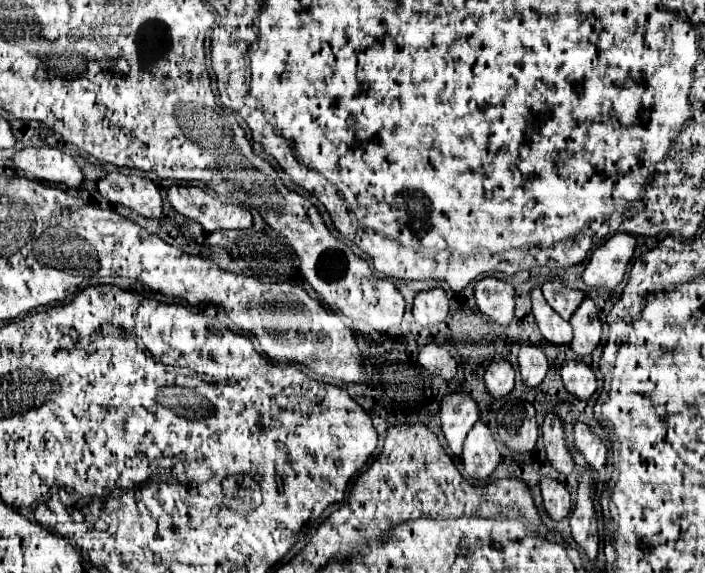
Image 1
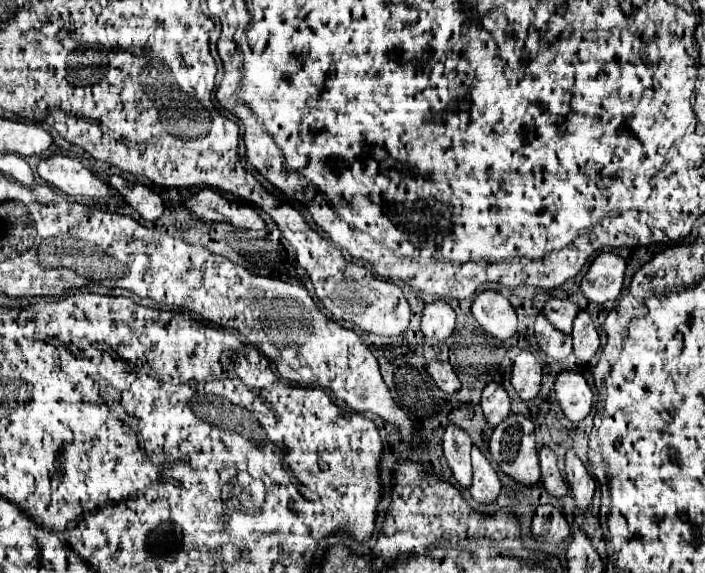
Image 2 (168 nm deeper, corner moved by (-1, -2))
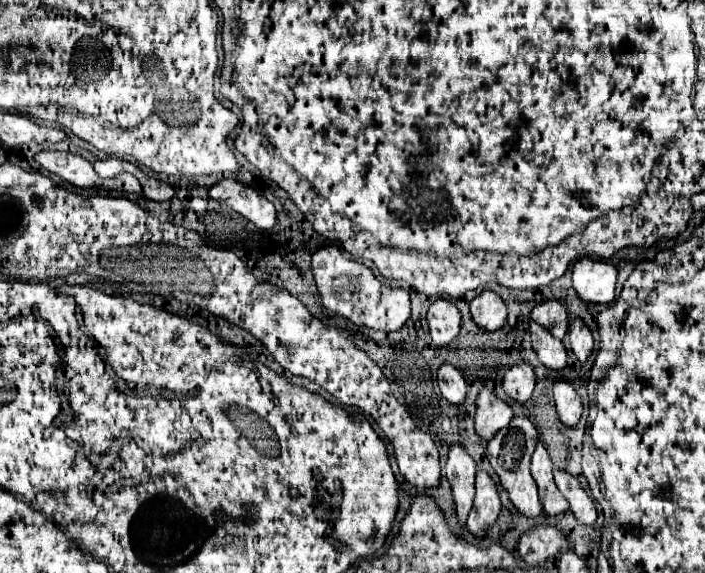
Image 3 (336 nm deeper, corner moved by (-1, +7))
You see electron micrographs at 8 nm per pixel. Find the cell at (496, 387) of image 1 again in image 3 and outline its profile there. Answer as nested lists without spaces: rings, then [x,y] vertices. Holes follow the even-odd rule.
[[[483,389],[477,395],[475,403],[477,403],[475,431],[483,439],[483,443],[487,443],[501,427],[509,425],[509,421],[513,417],[513,411],[511,411],[511,407],[505,401],[501,401],[489,389]]]

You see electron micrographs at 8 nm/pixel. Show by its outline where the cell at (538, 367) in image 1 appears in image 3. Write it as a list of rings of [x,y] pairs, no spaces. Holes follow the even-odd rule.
[[[519,361],[513,367],[509,367],[509,371],[503,377],[503,389],[511,399],[515,399],[519,403],[529,401],[531,393],[535,389],[533,365],[529,365],[527,361]]]

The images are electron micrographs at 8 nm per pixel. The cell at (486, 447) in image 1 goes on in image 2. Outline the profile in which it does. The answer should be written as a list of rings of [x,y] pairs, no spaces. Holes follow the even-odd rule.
[[[473,448],[473,484],[469,488],[471,498],[477,504],[495,504],[501,492],[499,476],[495,474],[491,462],[479,452],[479,448]]]

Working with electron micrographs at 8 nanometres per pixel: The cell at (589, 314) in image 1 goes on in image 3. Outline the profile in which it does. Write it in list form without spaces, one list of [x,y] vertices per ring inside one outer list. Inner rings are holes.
[[[573,317],[569,327],[569,337],[571,337],[573,353],[579,357],[579,361],[585,361],[593,351],[593,333],[587,327],[587,323],[579,317]]]

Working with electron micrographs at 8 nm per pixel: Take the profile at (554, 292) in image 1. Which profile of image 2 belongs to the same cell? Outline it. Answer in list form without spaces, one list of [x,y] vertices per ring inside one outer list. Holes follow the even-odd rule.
[[[551,298],[545,306],[543,306],[543,316],[547,318],[547,322],[563,332],[563,334],[571,334],[571,326],[573,326],[573,320],[577,316],[579,308],[577,304],[573,304],[571,300],[559,300],[559,298]]]

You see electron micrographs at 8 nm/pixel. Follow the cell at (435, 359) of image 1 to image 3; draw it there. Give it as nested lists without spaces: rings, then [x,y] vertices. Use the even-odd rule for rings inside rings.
[[[443,363],[439,367],[437,381],[439,381],[439,389],[447,401],[451,401],[451,403],[463,403],[465,401],[467,383],[465,383],[463,375],[451,363]]]

